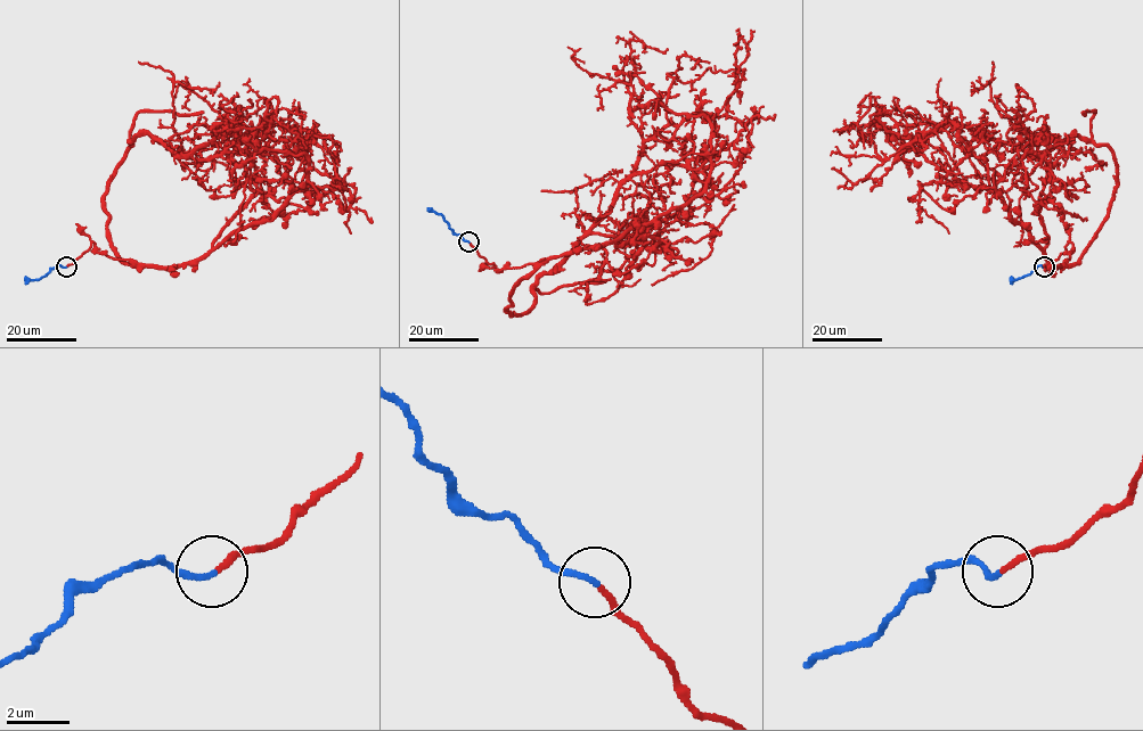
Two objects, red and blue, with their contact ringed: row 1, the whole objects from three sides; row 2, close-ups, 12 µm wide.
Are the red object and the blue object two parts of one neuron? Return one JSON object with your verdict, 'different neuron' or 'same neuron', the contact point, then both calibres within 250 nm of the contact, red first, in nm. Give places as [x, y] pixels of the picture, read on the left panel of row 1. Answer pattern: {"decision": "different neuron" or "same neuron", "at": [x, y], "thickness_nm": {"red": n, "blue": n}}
{"decision": "same neuron", "at": [66, 267], "thickness_nm": {"red": 190, "blue": 200}}

